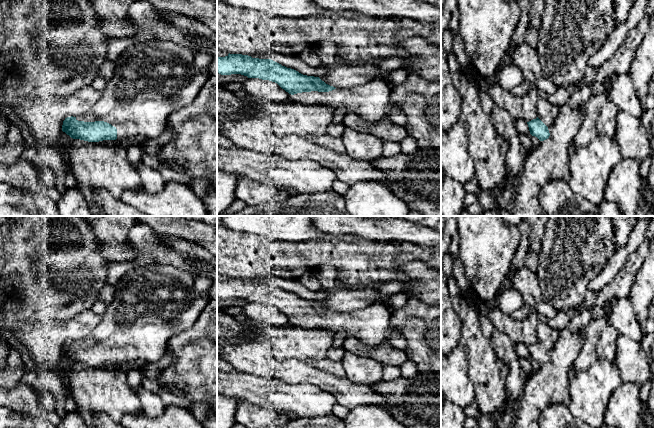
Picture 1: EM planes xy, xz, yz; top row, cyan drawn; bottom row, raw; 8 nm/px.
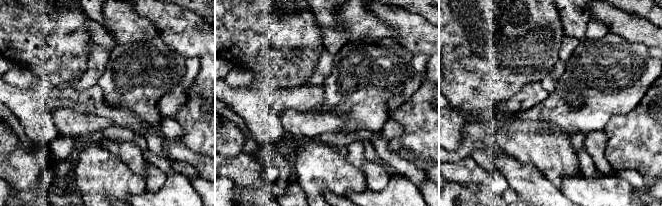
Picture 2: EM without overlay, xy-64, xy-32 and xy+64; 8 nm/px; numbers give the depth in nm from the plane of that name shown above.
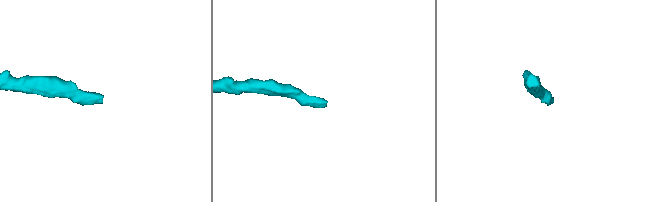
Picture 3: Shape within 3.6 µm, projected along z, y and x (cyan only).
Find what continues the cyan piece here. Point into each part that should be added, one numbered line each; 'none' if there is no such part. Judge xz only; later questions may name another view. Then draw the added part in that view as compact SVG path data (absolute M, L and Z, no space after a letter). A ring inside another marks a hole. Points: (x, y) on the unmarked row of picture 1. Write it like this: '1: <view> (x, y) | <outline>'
1: xz (372, 325) | M373 304L364 309L329 316L302 316L292 319L296 326L325 329L335 333L344 332L368 345L388 342L390 335L401 333L391 325L392 312L384 304Z

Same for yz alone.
1: yz (547, 336) | M540 323L536 327L536 334L538 342L547 350L551 350L554 344L556 343L559 331L553 329L546 325L545 323Z

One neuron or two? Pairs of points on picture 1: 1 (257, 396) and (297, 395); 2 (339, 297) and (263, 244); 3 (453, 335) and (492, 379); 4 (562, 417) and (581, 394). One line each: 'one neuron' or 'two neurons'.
1: one neuron
2: two neurons
3: two neurons
4: two neurons

